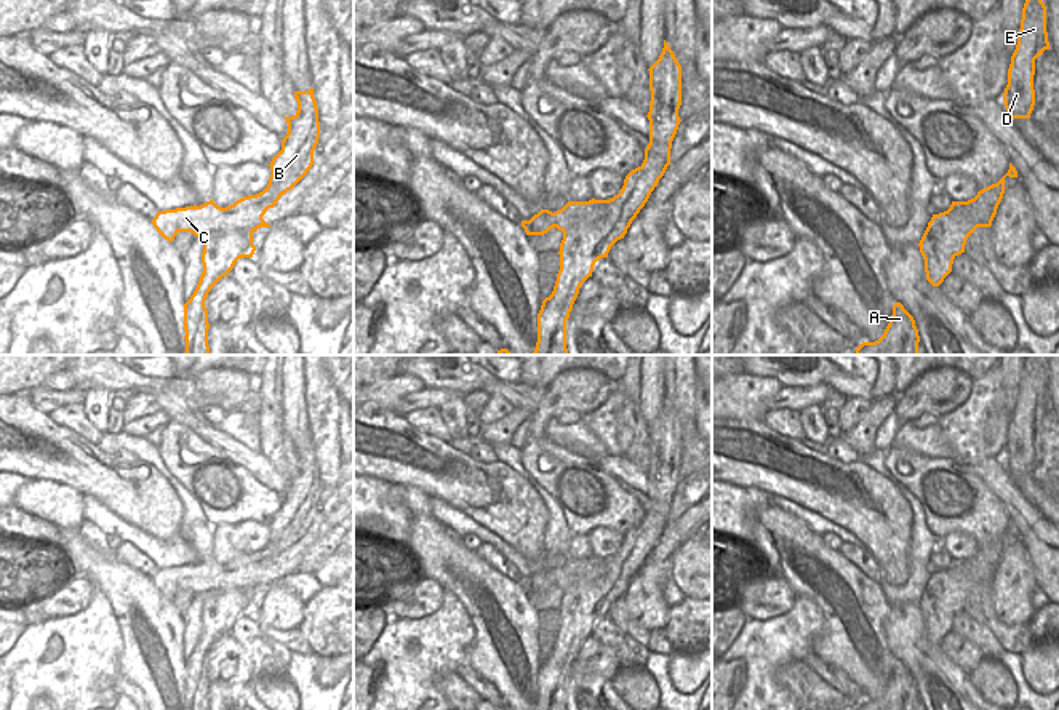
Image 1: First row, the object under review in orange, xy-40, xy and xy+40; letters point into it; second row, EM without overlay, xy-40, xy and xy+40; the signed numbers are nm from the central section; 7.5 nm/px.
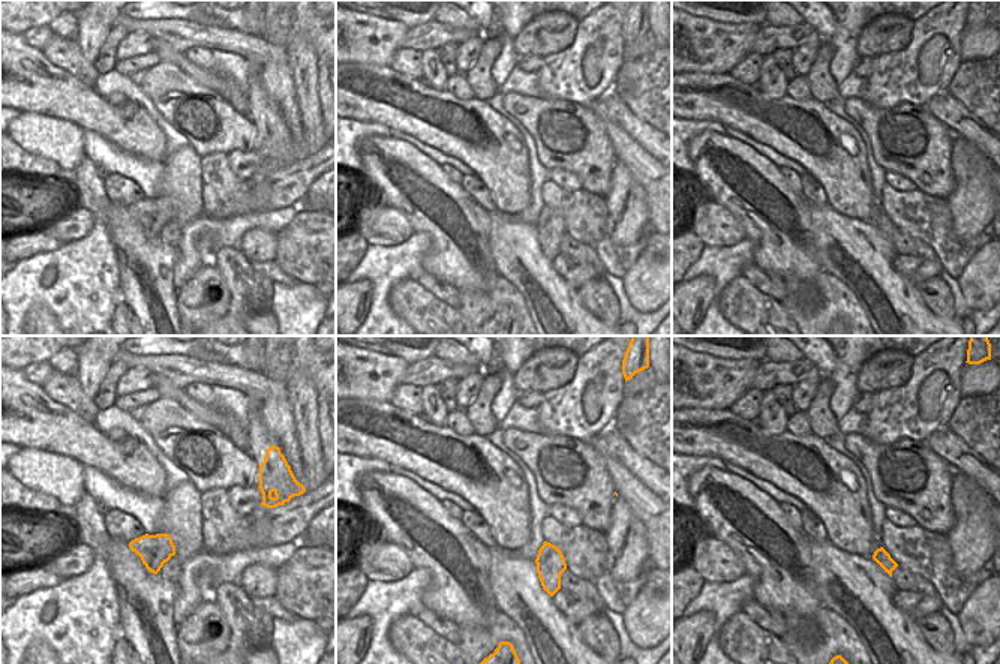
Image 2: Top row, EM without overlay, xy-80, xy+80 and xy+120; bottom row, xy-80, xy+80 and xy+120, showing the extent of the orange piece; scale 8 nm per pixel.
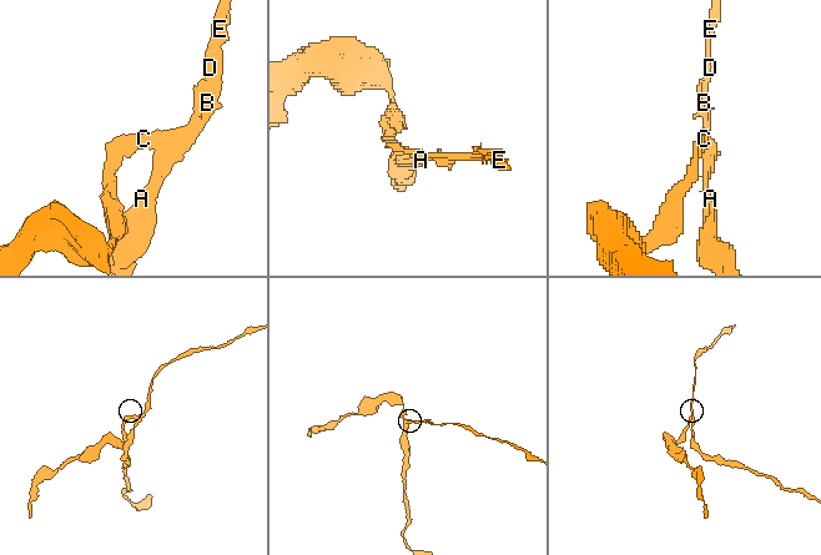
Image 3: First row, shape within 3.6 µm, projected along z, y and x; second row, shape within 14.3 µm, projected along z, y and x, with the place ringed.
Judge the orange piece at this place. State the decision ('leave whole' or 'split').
split

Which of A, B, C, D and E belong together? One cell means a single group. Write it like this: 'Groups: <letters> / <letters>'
Groups: A B D E / C

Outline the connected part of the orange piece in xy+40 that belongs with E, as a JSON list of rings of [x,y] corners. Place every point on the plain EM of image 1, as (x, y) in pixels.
[[[1027,355],[1022,366],[1017,403],[1008,427],[1008,443],[1003,451],[1011,478],[1030,477],[1035,464],[1035,417],[1049,408],[1046,390],[1046,365],[1040,355]]]

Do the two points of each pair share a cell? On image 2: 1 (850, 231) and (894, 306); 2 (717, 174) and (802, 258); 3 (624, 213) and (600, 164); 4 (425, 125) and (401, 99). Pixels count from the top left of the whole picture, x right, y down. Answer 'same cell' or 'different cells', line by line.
1: same cell
2: same cell
3: different cells
4: same cell

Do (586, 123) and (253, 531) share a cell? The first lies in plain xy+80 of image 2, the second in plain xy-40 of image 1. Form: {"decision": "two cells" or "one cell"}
{"decision": "two cells"}

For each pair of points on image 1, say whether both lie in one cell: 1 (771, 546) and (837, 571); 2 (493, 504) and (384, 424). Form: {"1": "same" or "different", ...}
{"1": "same", "2": "same"}

